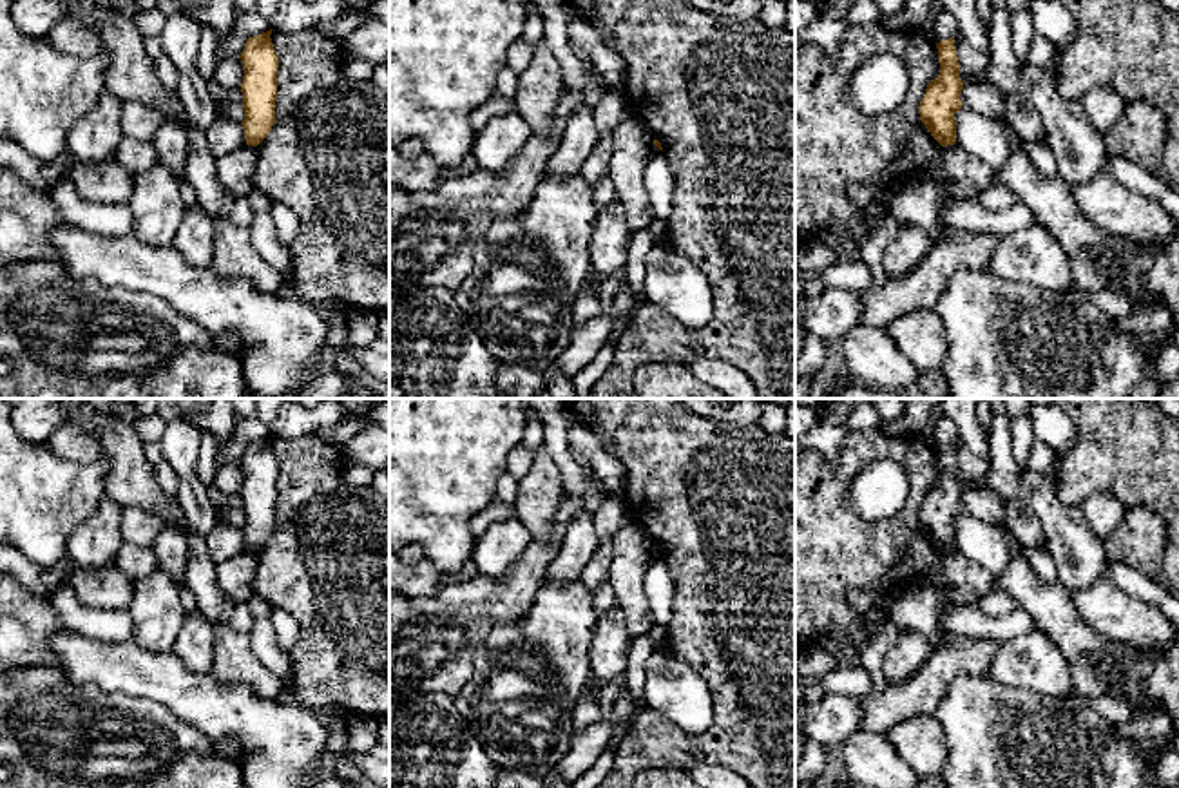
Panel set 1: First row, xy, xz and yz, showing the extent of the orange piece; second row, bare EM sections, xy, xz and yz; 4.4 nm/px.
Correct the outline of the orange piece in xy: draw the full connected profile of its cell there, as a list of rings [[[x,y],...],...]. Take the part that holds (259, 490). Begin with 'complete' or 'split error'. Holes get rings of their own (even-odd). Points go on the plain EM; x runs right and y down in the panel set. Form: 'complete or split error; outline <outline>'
complete; outline [[[272,435],[246,446],[241,458],[244,482],[241,489],[246,551],[257,553],[275,529],[279,464],[272,449]]]

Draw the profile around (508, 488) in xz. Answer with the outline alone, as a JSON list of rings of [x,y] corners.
[[[505,473],[496,485],[494,500],[502,504],[514,504],[518,496],[518,484],[520,484],[518,478]]]

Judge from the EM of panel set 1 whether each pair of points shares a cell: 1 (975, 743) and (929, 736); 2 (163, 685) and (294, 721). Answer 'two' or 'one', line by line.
1: two
2: one

